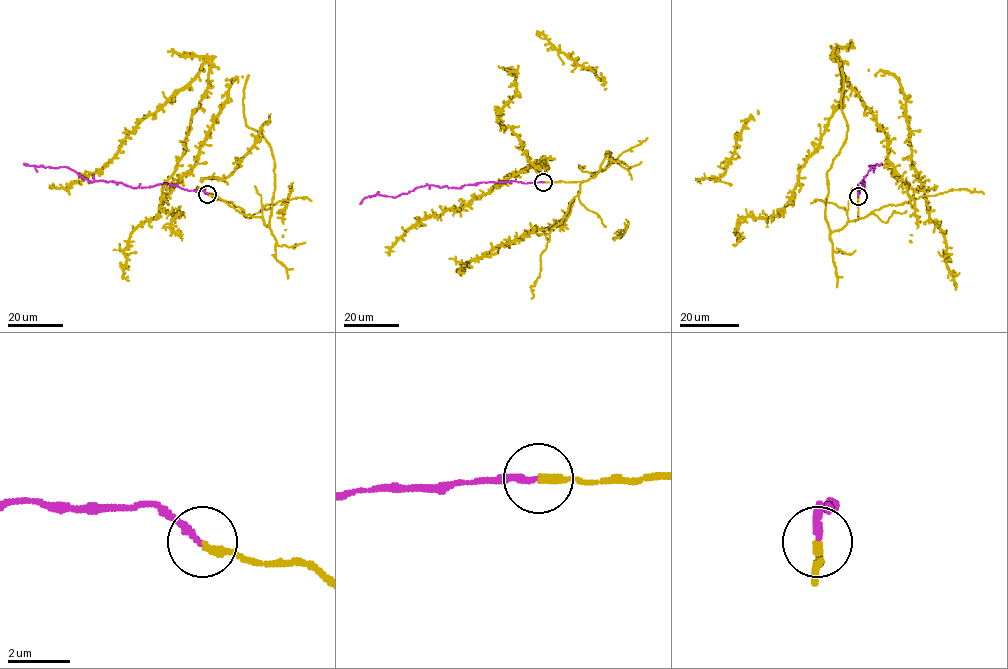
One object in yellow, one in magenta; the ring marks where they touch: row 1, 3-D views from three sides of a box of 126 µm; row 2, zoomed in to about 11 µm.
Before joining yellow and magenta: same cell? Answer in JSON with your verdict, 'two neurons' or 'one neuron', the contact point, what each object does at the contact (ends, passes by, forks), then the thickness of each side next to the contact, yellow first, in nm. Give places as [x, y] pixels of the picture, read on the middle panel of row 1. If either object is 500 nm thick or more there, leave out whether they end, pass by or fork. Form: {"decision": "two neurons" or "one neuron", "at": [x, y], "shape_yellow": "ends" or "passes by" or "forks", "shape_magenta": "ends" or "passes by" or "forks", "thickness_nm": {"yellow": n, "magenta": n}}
{"decision": "one neuron", "at": [543, 182], "shape_yellow": "ends", "shape_magenta": "ends", "thickness_nm": {"yellow": 240, "magenta": 190}}

